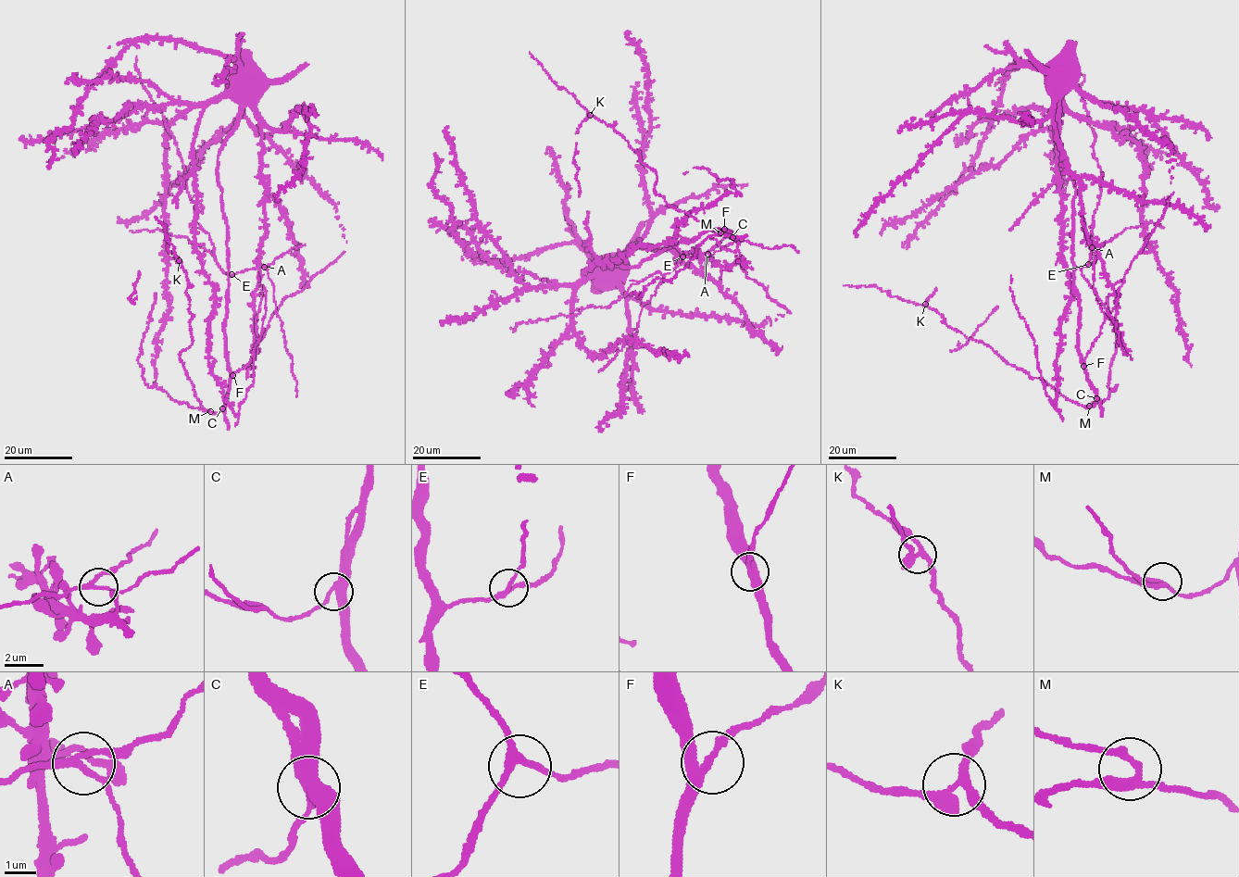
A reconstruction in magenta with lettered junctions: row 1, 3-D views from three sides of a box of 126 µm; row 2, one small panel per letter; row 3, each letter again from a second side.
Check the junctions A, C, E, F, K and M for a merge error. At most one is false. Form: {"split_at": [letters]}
{"split_at": ["K"]}

